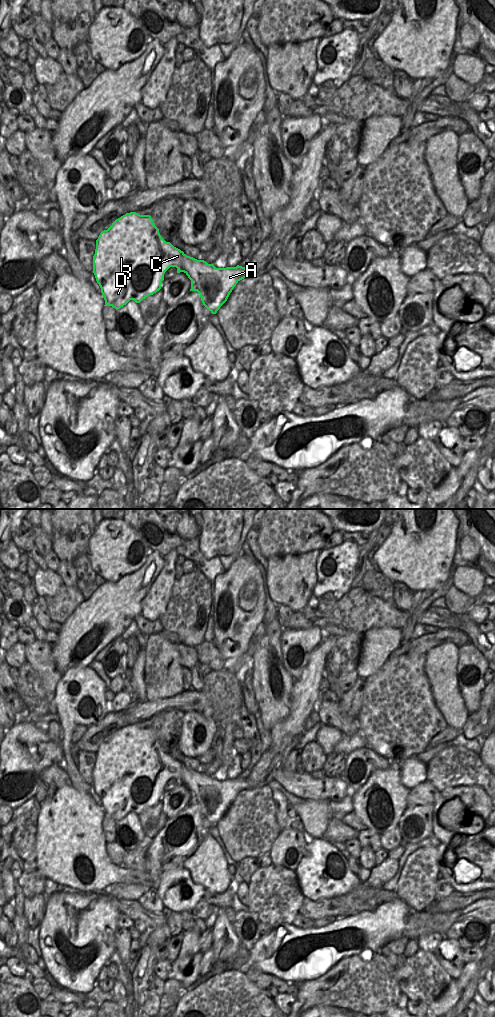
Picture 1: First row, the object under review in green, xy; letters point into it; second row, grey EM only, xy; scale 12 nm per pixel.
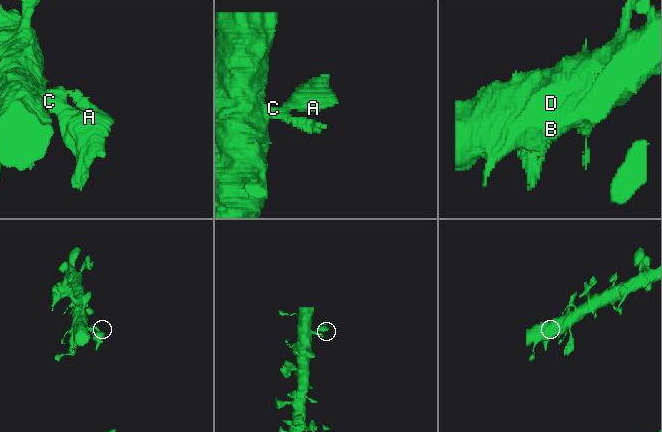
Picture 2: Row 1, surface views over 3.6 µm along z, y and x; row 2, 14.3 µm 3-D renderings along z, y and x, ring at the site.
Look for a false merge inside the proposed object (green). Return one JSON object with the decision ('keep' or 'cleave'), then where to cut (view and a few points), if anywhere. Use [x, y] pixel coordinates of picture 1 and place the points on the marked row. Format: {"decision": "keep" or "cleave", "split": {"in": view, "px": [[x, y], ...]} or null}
{"decision": "keep", "split": null}

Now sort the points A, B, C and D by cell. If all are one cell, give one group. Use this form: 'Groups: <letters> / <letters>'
Groups: A B C D

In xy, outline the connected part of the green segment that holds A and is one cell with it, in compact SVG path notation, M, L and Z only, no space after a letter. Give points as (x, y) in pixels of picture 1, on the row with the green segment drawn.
M126 213L116 219L107 230L102 231L96 240L93 273L104 297L104 306L112 306L118 310L130 300L140 303L161 289L164 274L170 267L176 267L177 273L184 272L188 276L191 280L190 291L200 294L203 305L212 314L216 314L227 301L240 280L251 277L246 267L237 265L216 268L204 260L187 256L161 237L150 215Z

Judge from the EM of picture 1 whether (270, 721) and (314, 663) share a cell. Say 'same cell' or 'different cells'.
different cells

